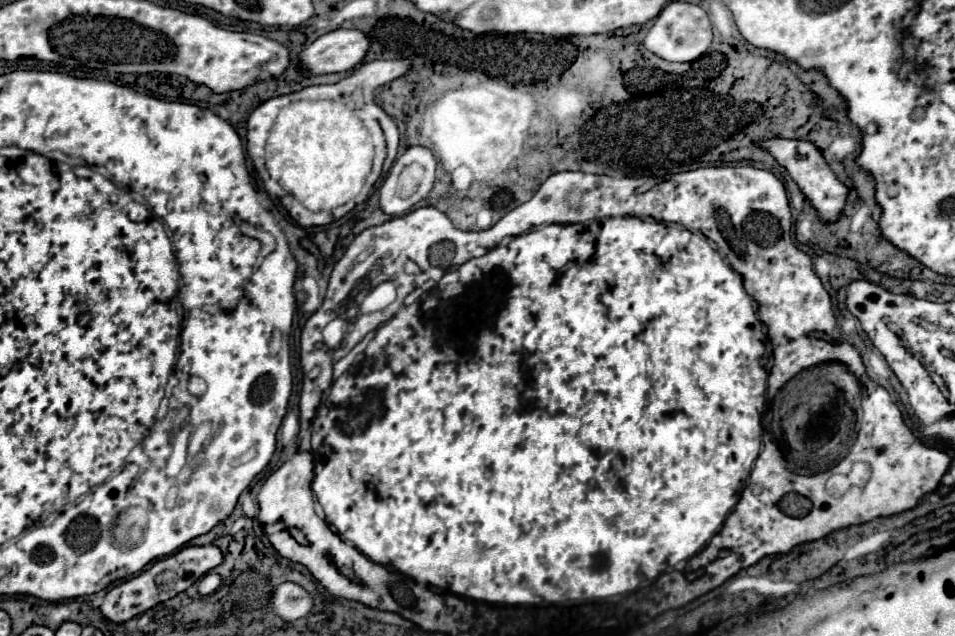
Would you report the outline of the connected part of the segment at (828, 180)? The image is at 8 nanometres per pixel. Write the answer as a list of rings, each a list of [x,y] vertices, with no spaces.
[[[763,138],[759,142],[759,146],[763,150],[767,150],[777,160],[777,164],[781,164],[789,172],[789,176],[797,182],[801,192],[811,200],[811,204],[817,208],[819,216],[825,222],[837,220],[839,212],[845,206],[847,188],[835,178],[835,174],[831,172],[831,168],[823,160],[821,152],[811,142],[805,142],[805,140],[785,140],[785,138]]]

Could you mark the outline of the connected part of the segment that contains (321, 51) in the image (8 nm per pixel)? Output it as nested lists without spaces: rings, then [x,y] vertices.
[[[333,30],[317,38],[297,56],[297,70],[303,76],[319,76],[329,72],[349,72],[365,56],[369,38],[359,30]]]

